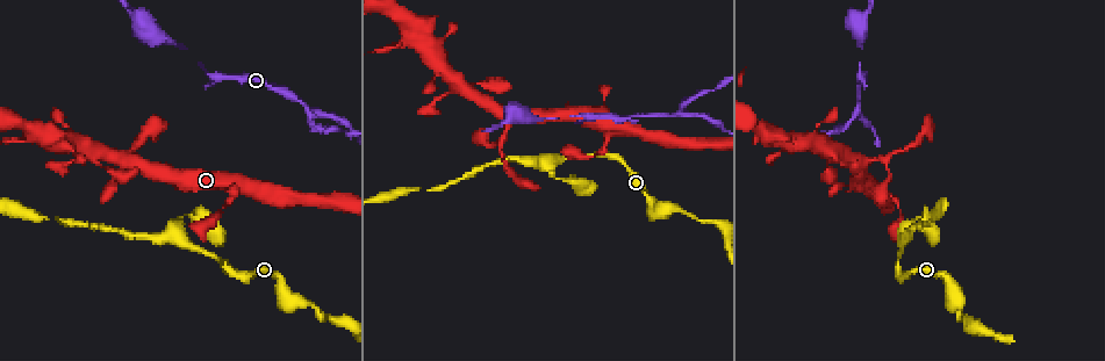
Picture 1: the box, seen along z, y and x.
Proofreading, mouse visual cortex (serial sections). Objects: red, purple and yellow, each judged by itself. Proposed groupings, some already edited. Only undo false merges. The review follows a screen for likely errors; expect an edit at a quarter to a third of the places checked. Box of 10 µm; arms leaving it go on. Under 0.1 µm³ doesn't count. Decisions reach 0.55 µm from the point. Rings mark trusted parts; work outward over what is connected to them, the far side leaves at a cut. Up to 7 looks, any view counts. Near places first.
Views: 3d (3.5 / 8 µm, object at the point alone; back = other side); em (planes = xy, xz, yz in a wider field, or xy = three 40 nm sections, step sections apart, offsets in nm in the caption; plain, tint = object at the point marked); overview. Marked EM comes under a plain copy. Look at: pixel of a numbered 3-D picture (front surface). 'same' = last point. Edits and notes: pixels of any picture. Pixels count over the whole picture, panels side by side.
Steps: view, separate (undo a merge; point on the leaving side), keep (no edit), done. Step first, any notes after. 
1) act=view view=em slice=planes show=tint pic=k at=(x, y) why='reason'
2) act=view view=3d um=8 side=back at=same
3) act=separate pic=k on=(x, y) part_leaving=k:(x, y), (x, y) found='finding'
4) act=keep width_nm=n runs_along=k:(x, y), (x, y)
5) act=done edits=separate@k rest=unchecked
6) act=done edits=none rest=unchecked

act=view view=3d um=8 pic=1 at=(858, 75) why='sudden change in width'

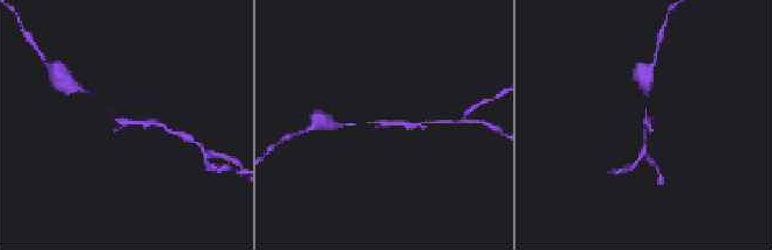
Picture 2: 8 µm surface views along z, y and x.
act=view view=3d um=3.5 at=same why='zoom in'

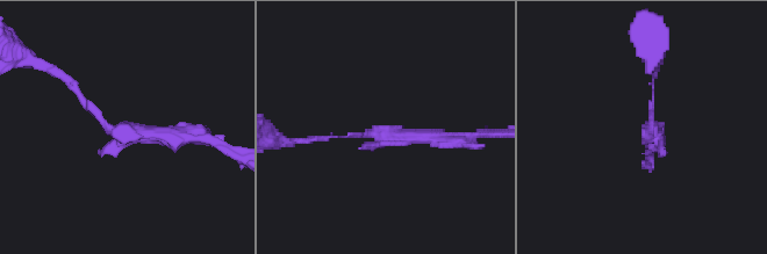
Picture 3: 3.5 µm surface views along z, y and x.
act=view view=em slice=planes show=tint pic=3 at=(650, 132) arm_widths_nm=100,200

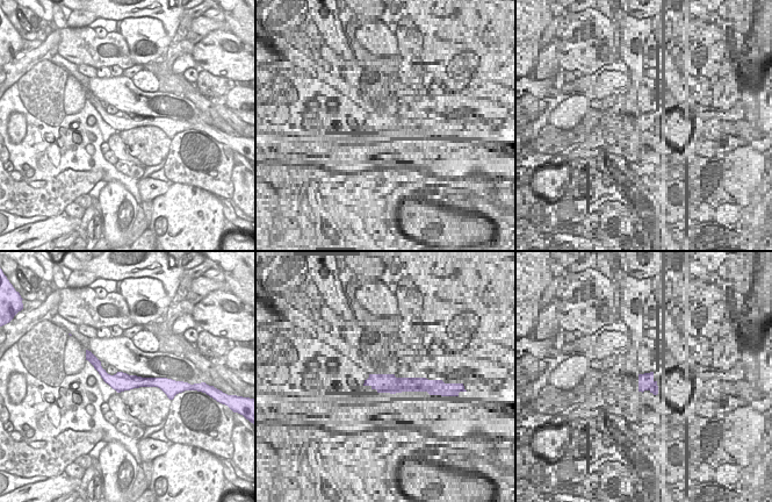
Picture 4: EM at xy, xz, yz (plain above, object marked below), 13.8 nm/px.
act=keep runs_along=3:(198, 139), (113, 131), (63, 81) found='continuous, no second cell'

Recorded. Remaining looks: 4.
act=view view=3d um=8 pic=1 at=(681, 113) why='three arms meet'

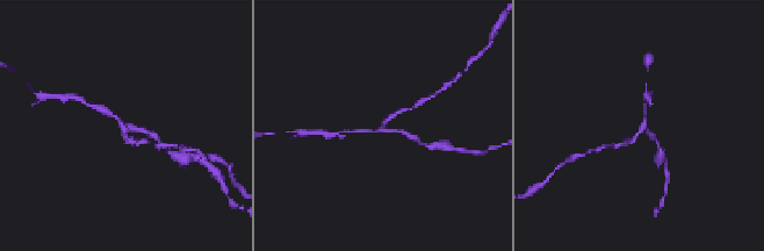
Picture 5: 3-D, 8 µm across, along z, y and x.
act=view view=em slice=planes show=tint at=same arms=3 arm_widths_nm=150,150,200

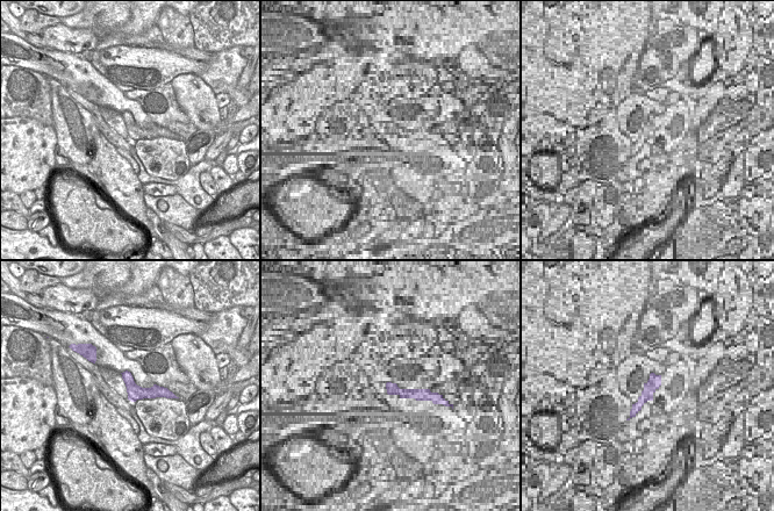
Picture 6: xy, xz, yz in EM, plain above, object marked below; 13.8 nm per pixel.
act=separate pic=5 on=(138, 141) width_nm=200 part_leaving=5:(124, 133), (129, 140), (163, 145) found='a second cell is stuck on'

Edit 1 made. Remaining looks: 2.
act=view view=3d um=3.5 pic=1 at=(14, 140) why='sudden change in width'

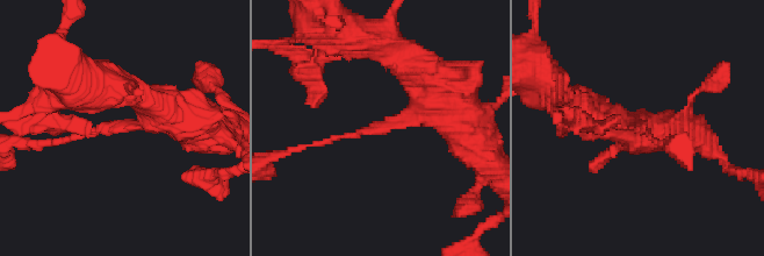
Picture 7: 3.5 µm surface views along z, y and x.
act=view view=em slice=xy step=1 show=tint pic=7 at=(640, 126)

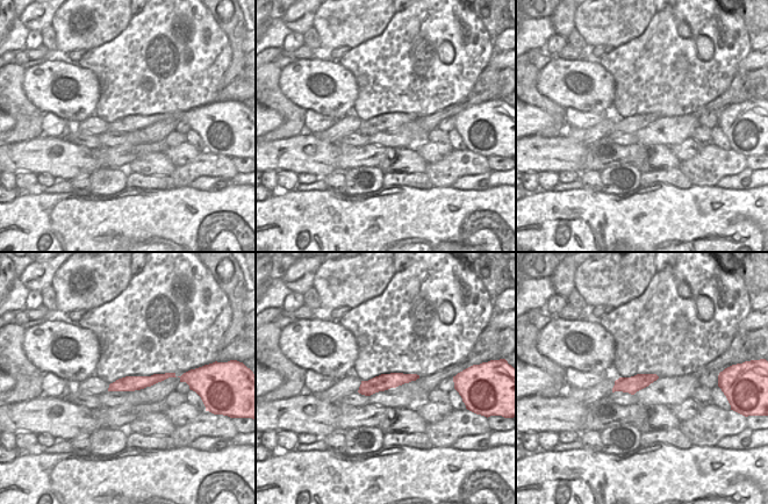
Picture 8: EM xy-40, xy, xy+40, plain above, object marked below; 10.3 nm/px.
act=keep found='continuous, no second cell'

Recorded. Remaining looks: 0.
act=done edits=separate@5 rest=unchecked

